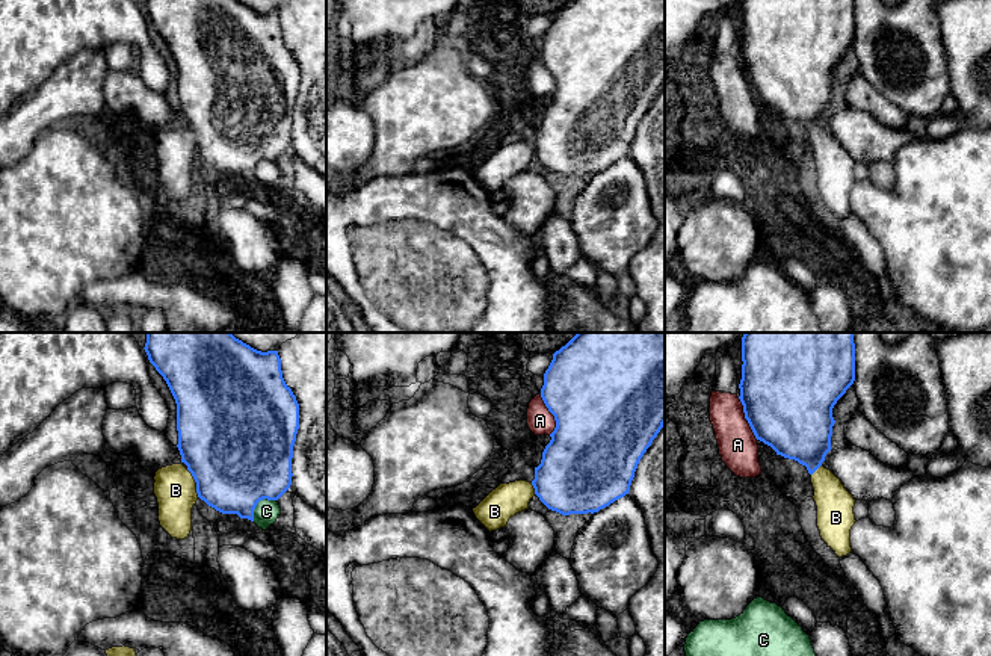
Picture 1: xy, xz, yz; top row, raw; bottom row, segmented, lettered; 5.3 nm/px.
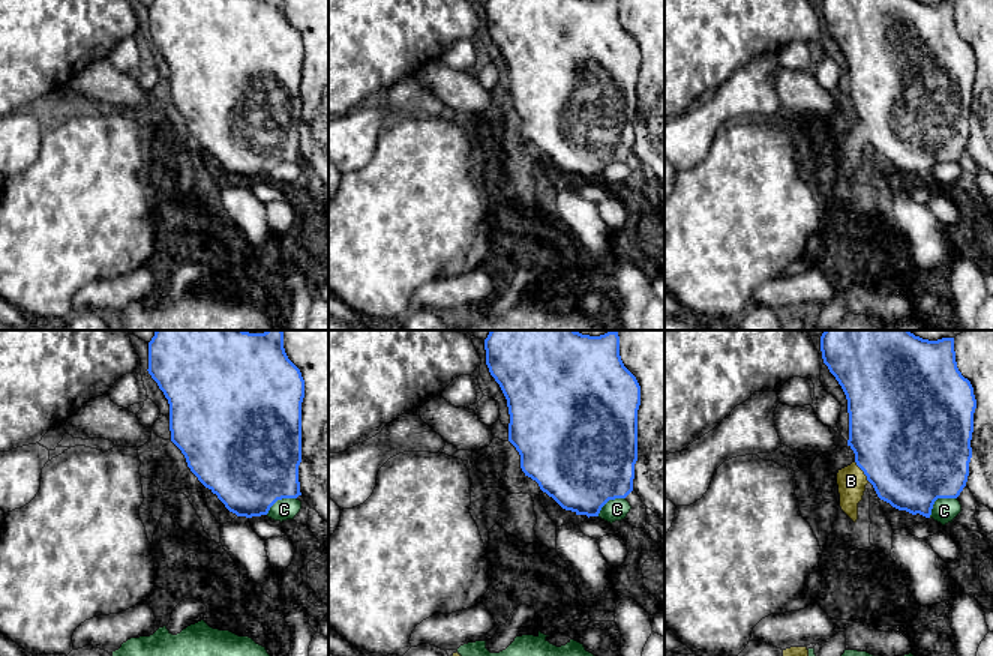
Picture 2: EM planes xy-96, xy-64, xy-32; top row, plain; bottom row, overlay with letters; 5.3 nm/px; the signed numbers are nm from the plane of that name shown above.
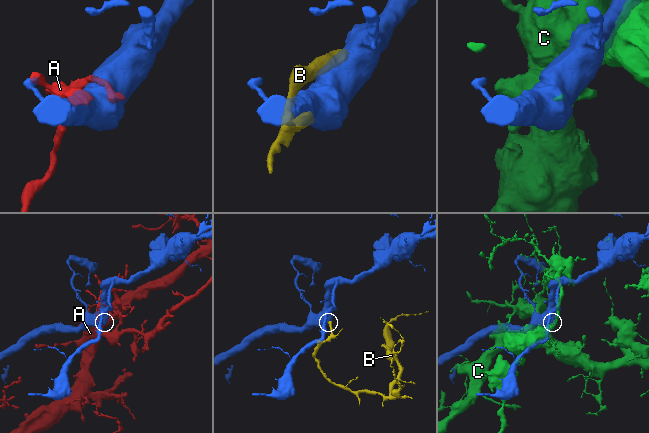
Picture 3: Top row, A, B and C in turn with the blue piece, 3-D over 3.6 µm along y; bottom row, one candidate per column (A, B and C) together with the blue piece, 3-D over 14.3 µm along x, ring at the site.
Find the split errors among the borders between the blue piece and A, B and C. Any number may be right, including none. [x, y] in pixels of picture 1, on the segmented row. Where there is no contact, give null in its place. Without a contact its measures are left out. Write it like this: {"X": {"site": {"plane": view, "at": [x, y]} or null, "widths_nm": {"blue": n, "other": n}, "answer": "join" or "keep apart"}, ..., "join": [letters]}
{"A": {"site": {"plane": "yz", "at": [745, 417]}, "widths_nm": {"blue": 480, "other": 200}, "answer": "keep apart"}, "B": {"site": {"plane": "xy", "at": [195, 481]}, "widths_nm": {"blue": 500, "other": 220}, "answer": "join"}, "C": {"site": {"plane": "xy", "at": [257, 502]}, "widths_nm": {"blue": 500, "other": 130}, "answer": "keep apart"}, "join": ["B"]}

